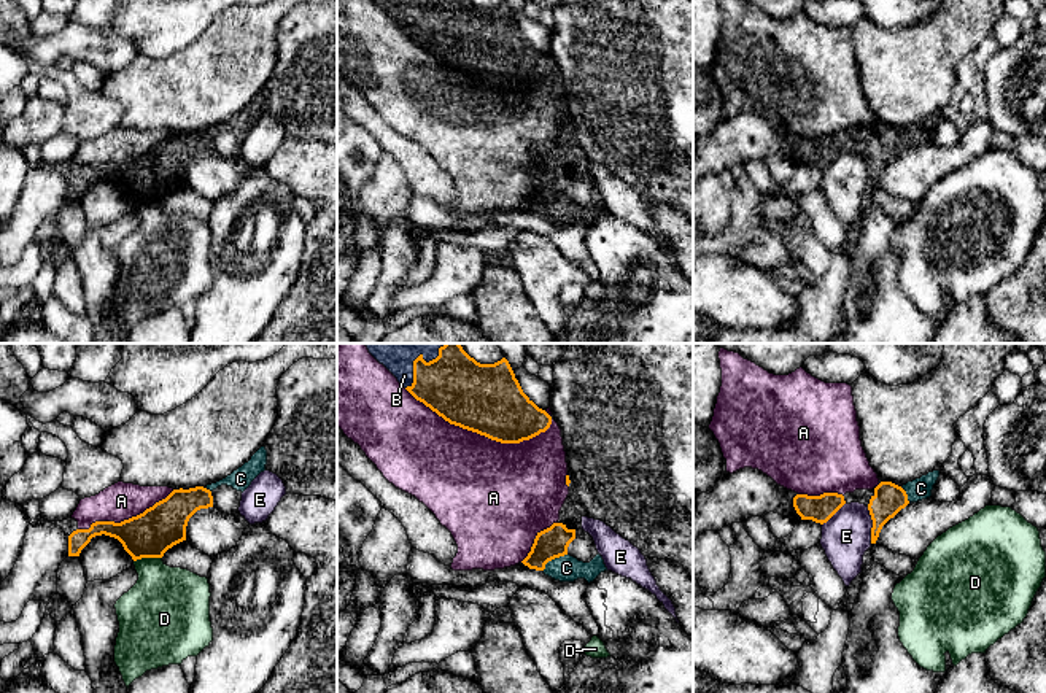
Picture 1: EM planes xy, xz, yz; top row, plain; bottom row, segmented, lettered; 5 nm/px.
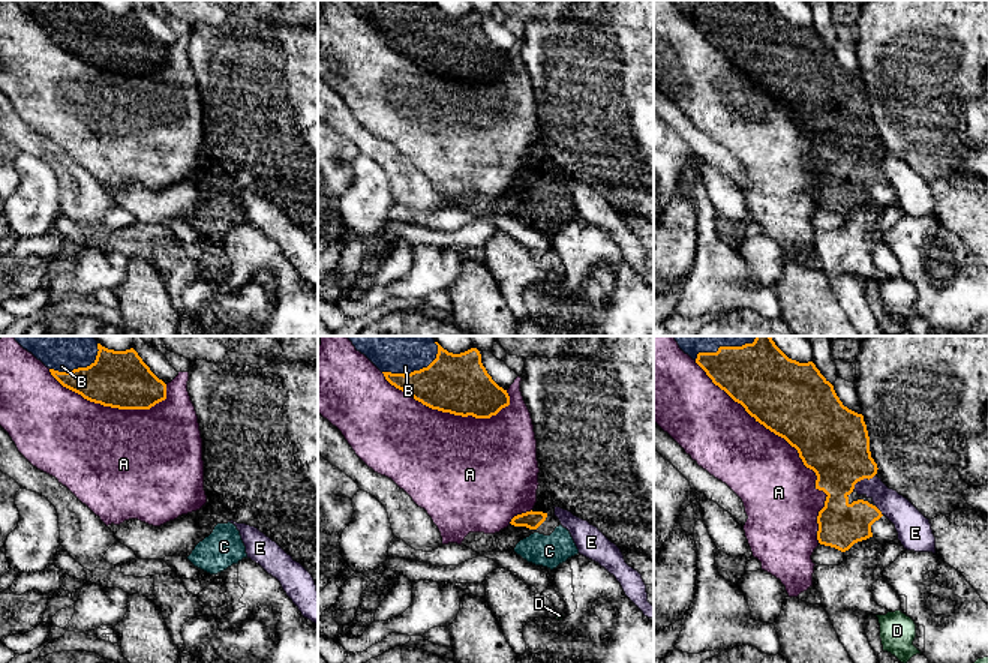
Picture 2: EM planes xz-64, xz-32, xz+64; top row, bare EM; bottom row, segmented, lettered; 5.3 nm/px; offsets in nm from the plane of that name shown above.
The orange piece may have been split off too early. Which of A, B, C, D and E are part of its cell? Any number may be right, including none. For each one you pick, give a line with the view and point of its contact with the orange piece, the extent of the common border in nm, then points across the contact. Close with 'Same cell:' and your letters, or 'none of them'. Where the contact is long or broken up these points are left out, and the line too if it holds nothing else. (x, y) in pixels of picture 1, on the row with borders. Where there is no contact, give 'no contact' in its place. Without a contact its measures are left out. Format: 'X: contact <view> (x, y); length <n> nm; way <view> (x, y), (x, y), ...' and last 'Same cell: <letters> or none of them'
B: contact xz (418, 356); length 300 nm
C: contact xz (553, 558); length 150 nm; way xz (552, 542), (553, 558), (566, 568)
Same cell: B, C

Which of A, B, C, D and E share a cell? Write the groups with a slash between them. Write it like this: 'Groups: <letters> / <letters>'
Groups: A / B C / D / E

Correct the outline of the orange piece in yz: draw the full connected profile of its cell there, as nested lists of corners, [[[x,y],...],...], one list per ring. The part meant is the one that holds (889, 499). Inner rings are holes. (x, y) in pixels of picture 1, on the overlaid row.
[[[939,470],[928,472],[920,478],[898,486],[892,482],[881,482],[874,488],[868,510],[873,520],[871,544],[876,544],[882,526],[893,518],[909,502],[917,502],[932,496],[933,485],[939,477]]]

